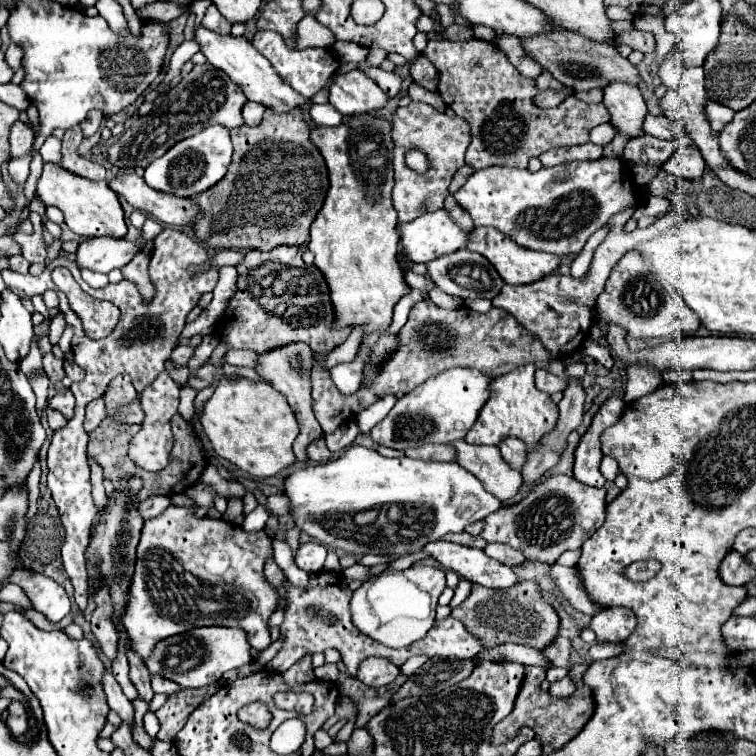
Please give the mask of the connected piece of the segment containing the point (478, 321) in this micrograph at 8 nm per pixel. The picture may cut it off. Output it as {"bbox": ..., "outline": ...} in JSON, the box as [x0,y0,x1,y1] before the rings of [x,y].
{"bbox":[312,300,552,434],"outline":[[[426,300],[410,310],[408,322],[402,326],[398,334],[398,348],[380,364],[372,380],[368,384],[360,384],[358,392],[350,396],[342,394],[336,388],[330,370],[324,368],[326,354],[316,354],[314,356],[316,366],[312,370],[312,408],[324,434],[330,434],[340,424],[344,424],[346,420],[350,420],[376,400],[384,398],[386,394],[406,394],[416,386],[424,384],[426,378],[436,376],[444,370],[474,368],[494,378],[526,362],[534,362],[534,366],[546,368],[550,358],[552,354],[542,346],[542,342],[530,336],[530,332],[502,308],[492,308],[486,314],[478,314],[466,306],[446,310]]]}

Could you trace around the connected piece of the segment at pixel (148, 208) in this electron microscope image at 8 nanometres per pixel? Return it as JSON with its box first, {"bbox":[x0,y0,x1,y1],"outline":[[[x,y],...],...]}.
{"bbox":[108,172,198,226],"outline":[[[134,172],[120,174],[108,182],[108,186],[128,200],[136,210],[152,214],[158,222],[174,224],[174,226],[188,226],[198,212],[198,208],[188,198],[178,198],[174,194],[158,192],[146,186],[144,178],[136,176]]]}

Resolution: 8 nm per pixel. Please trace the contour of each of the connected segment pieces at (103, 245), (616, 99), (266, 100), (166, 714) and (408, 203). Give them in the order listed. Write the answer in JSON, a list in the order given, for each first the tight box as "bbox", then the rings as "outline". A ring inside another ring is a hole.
[{"bbox":[76,238,140,274],"outline":[[[88,238],[76,250],[78,268],[108,274],[114,268],[122,268],[140,250],[138,244],[118,238]]]},{"bbox":[604,82,646,138],"outline":[[[612,82],[604,88],[604,106],[608,108],[618,132],[636,138],[642,136],[642,118],[646,116],[646,104],[638,86],[628,82]]]},{"bbox":[194,26,314,128],"outline":[[[198,26],[196,32],[194,32],[194,40],[200,44],[200,52],[206,56],[206,60],[212,66],[224,70],[232,82],[238,82],[238,86],[242,86],[248,100],[260,102],[266,108],[272,108],[272,110],[278,110],[278,112],[286,112],[286,110],[292,110],[294,106],[300,106],[304,116],[306,116],[306,122],[310,124],[310,128],[314,128],[314,122],[312,122],[312,118],[308,114],[312,102],[306,96],[292,90],[290,86],[286,86],[286,82],[282,82],[278,78],[278,74],[274,72],[270,62],[244,36],[232,36],[232,34],[224,36],[224,34],[212,32],[212,30],[204,28],[204,26]]]},{"bbox":[156,684,220,740],"outline":[[[210,684],[202,688],[186,688],[178,694],[172,694],[166,704],[156,712],[160,720],[160,732],[158,738],[162,740],[174,740],[174,734],[186,724],[186,718],[190,712],[210,694],[214,694],[220,688],[220,684]]]},{"bbox":[392,102,470,222],"outline":[[[410,102],[408,106],[396,108],[392,114],[392,138],[394,138],[394,190],[392,202],[398,212],[398,222],[414,220],[418,214],[434,212],[444,206],[448,186],[458,168],[464,166],[464,154],[470,144],[470,130],[460,116],[446,116],[430,104]],[[408,148],[422,148],[430,156],[430,170],[416,174],[404,164]]]}]

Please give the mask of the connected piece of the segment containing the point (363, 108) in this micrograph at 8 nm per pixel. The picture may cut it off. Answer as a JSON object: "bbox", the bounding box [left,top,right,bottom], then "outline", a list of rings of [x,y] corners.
{"bbox":[328,70,386,116],"outline":[[[362,70],[334,74],[328,88],[328,102],[344,116],[376,112],[386,104],[386,94]]]}

